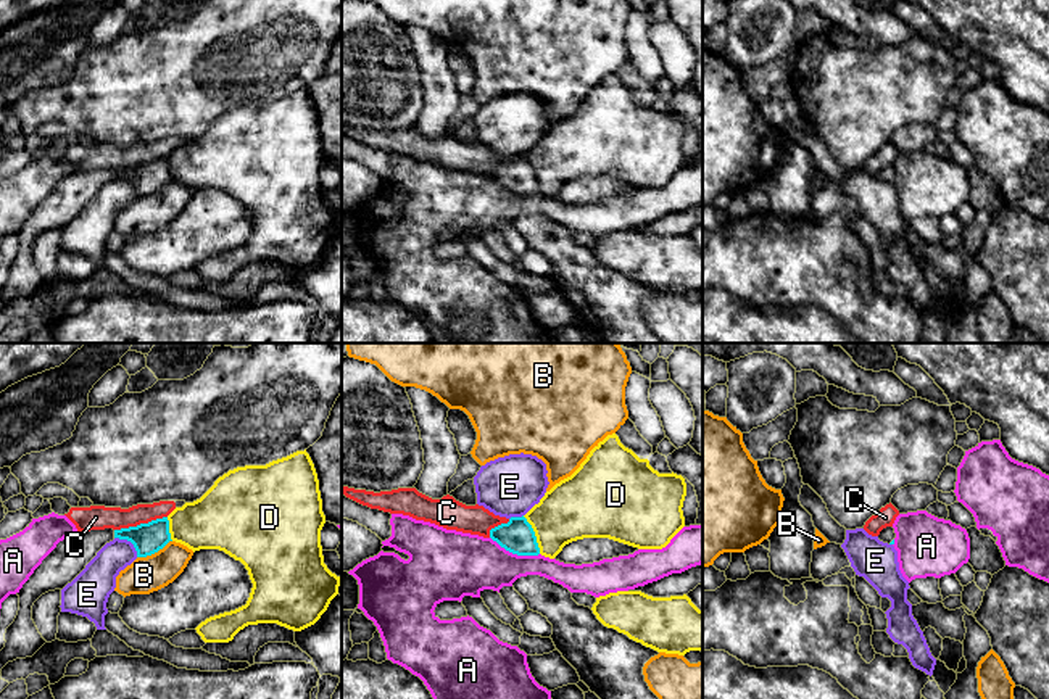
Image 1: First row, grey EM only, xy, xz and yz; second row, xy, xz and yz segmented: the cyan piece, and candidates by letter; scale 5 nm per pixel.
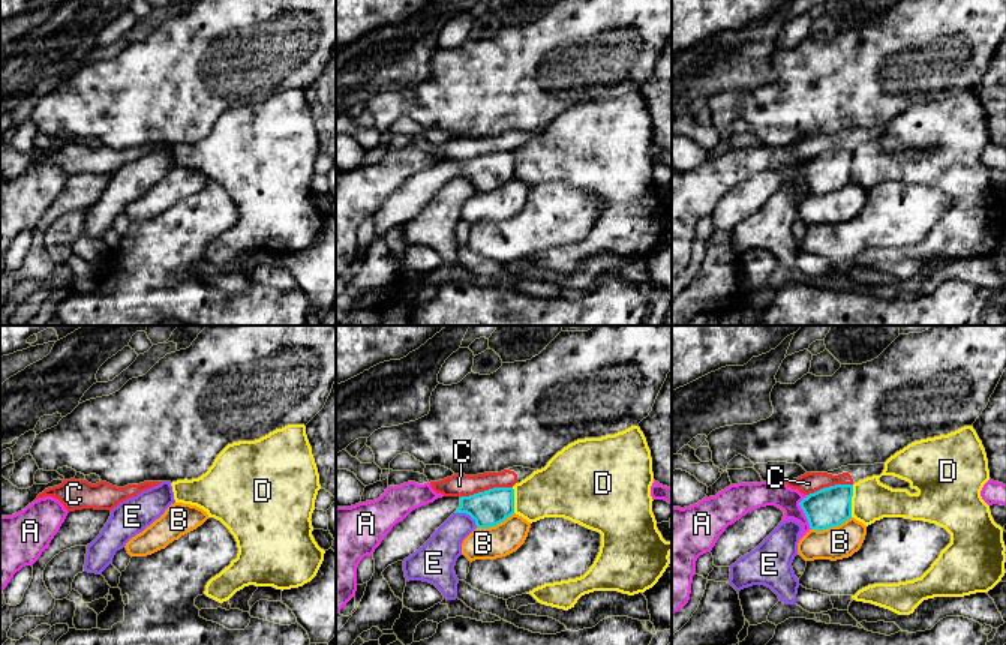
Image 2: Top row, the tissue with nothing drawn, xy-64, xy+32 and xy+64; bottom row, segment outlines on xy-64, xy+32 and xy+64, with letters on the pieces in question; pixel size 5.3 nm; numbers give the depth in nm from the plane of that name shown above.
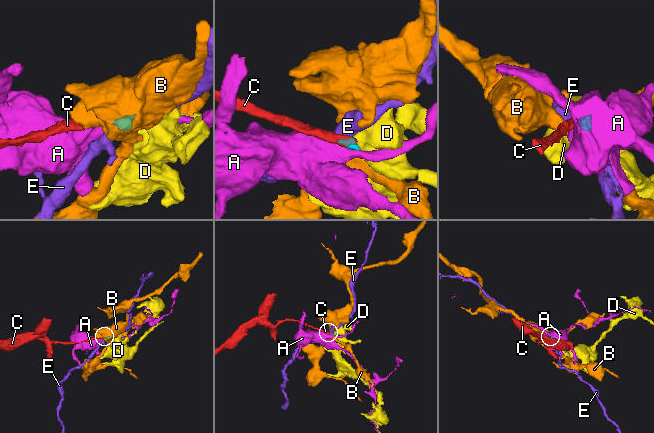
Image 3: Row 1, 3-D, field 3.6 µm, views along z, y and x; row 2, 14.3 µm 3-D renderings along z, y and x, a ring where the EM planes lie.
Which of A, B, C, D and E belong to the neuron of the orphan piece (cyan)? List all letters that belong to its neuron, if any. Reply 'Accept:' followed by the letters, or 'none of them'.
Accept: none of them

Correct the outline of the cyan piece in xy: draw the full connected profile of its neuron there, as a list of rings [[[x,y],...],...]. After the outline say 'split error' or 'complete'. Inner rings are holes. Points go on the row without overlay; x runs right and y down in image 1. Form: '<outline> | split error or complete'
[[[168,156],[121,169],[76,171],[60,180],[18,232],[19,250],[5,272],[0,311],[8,301],[32,296],[47,282],[32,259],[34,242],[48,230],[63,229],[114,177],[131,180],[137,196],[151,195],[172,180]]] | split error

